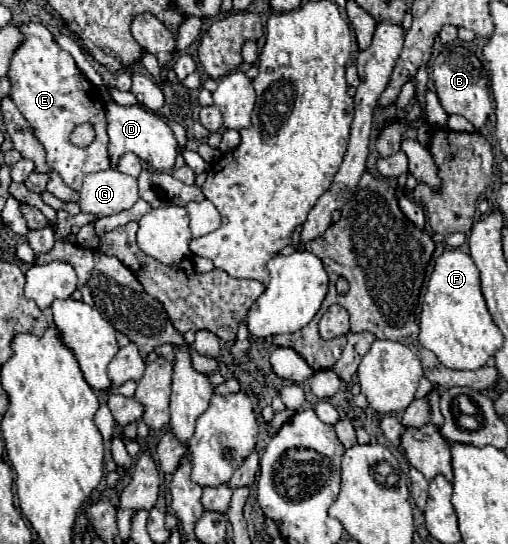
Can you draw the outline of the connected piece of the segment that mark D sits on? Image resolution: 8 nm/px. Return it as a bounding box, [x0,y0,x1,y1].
[106,101,178,171]

